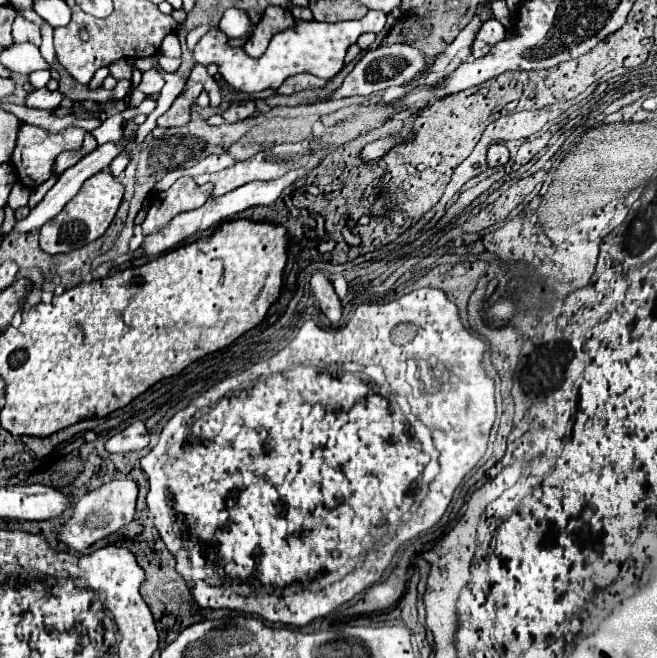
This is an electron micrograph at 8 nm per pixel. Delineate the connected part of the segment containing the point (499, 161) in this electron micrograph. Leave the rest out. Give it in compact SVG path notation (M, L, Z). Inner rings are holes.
M492 144L488 150L488 166L498 168L508 162L508 148L504 144Z

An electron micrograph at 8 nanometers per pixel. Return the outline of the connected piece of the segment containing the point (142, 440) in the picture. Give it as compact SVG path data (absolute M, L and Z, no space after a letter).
M134 422L128 428L124 428L122 432L114 434L106 442L106 450L110 454L124 454L124 452L132 452L132 450L142 450L148 446L148 442L150 442L150 436L148 436L144 422Z

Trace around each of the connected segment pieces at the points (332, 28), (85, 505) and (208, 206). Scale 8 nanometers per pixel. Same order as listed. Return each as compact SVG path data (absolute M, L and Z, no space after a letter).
M368 10L368 14L360 20L350 20L350 22L316 22L316 20L294 20L292 28L286 28L278 34L272 36L268 50L260 58L250 58L242 48L234 48L228 44L228 36L220 32L220 28L212 28L206 36L200 38L200 42L194 48L194 58L202 66L216 64L218 74L236 90L240 92L262 92L262 90L278 90L280 84L296 74L314 74L324 80L334 78L342 66L344 66L344 56L348 48L358 40L360 34L364 32L374 32L378 34L384 30L386 24L386 14Z
M130 478L112 480L84 496L80 496L74 506L74 516L70 518L70 522L64 524L64 528L58 534L58 540L66 542L70 548L74 548L78 552L88 548L96 540L104 538L104 536L120 530L128 522L132 522L134 512L136 512L136 498L138 498L138 486Z
M300 168L300 170L294 170L294 172L288 172L284 174L282 178L276 178L276 180L268 180L268 182L252 182L252 184L244 184L240 188L236 188L234 192L228 192L224 196L218 196L218 198L210 198L206 200L206 204L202 204L200 208L196 210L190 210L190 212L182 212L180 216L174 216L174 220L168 222L168 226L160 228L160 232L154 232L154 234L148 234L142 242L142 250L144 250L144 256L158 256L162 252L168 252L170 248L176 248L180 246L184 240L192 238L194 234L200 234L200 232L206 232L210 228L216 228L218 224L222 224L224 220L228 220L230 216L250 208L250 206L270 206L276 202L276 198L284 192L284 188L292 186L298 178L302 178L304 174L308 172L308 168Z

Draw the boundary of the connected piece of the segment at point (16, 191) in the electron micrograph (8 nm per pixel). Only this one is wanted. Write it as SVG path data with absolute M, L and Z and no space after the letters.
M17 182L12 187L9 195L9 201L15 204L15 210L28 204L30 189Z

